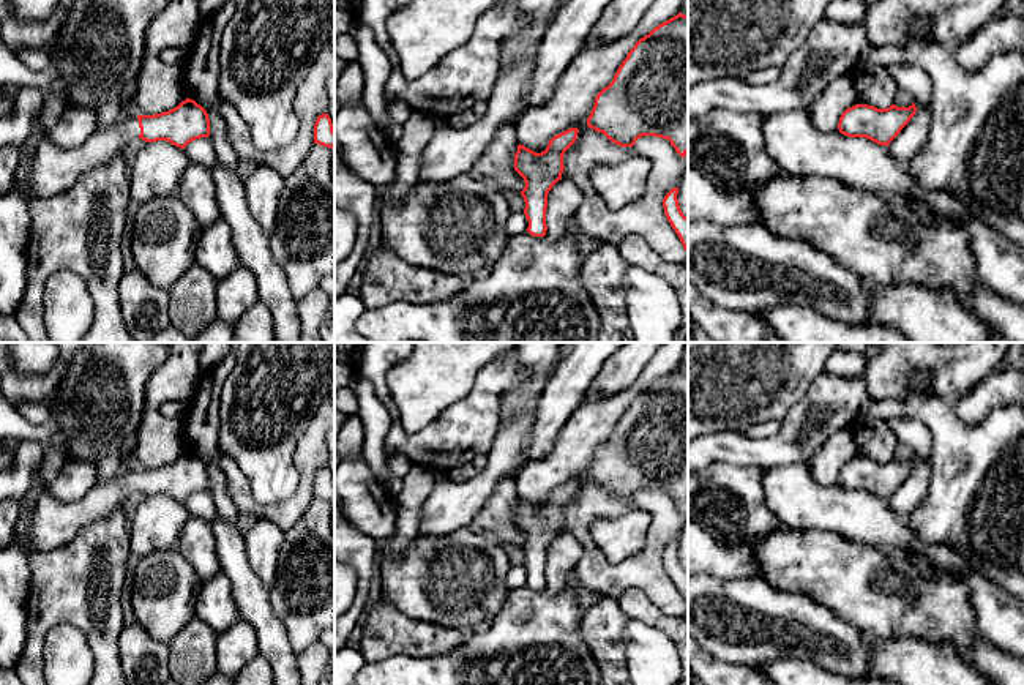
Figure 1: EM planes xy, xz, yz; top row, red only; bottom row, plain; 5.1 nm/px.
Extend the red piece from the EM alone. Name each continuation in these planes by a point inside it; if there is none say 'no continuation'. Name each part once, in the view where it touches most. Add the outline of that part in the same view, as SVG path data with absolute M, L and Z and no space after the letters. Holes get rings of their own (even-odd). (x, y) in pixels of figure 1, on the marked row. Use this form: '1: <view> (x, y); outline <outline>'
1: xy (54, 169); outline M128 114L114 126L96 129L80 147L62 148L43 136L33 155L28 174L14 186L32 186L32 199L52 196L68 189L82 174L107 164L140 134L136 114ZM13 186L13 188L14 188Z

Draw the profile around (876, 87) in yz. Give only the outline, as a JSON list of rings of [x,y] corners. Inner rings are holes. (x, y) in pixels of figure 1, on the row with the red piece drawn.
[[[861,63],[854,69],[854,85],[860,104],[887,109],[895,103],[898,87],[888,68]]]

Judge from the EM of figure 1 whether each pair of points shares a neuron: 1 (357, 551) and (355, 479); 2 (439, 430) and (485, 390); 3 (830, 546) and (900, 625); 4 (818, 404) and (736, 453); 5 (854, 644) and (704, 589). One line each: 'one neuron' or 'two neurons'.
1: two neurons
2: one neuron
3: one neuron
4: one neuron
5: one neuron

